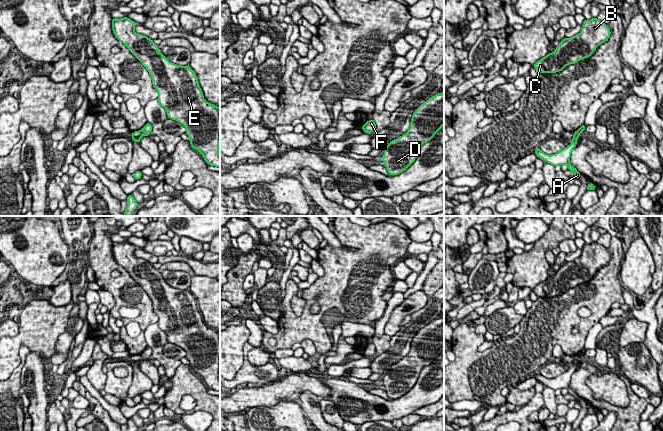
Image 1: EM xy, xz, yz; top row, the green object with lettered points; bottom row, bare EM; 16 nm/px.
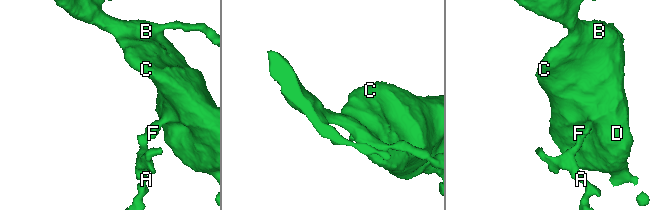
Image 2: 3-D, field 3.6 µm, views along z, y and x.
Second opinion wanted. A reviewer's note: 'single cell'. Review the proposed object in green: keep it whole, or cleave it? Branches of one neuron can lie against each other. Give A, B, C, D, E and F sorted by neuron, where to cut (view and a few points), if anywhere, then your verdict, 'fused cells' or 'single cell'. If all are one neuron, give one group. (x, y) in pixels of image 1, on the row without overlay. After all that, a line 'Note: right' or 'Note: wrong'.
groups A / B C D E F; cut xy (140, 354), (143, 359); fused cells
Note: wrong

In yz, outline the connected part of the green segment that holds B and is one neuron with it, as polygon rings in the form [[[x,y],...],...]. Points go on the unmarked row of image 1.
[[[597,242],[585,244],[579,258],[560,265],[553,277],[538,284],[533,291],[537,297],[562,295],[567,289],[590,281],[600,268],[608,264],[610,258],[607,248]]]

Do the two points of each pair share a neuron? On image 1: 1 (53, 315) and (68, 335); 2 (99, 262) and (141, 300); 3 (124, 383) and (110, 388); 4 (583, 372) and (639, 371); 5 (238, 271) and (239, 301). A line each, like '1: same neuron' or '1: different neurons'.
1: different neurons
2: same neuron
3: same neuron
4: different neurons
5: same neuron

